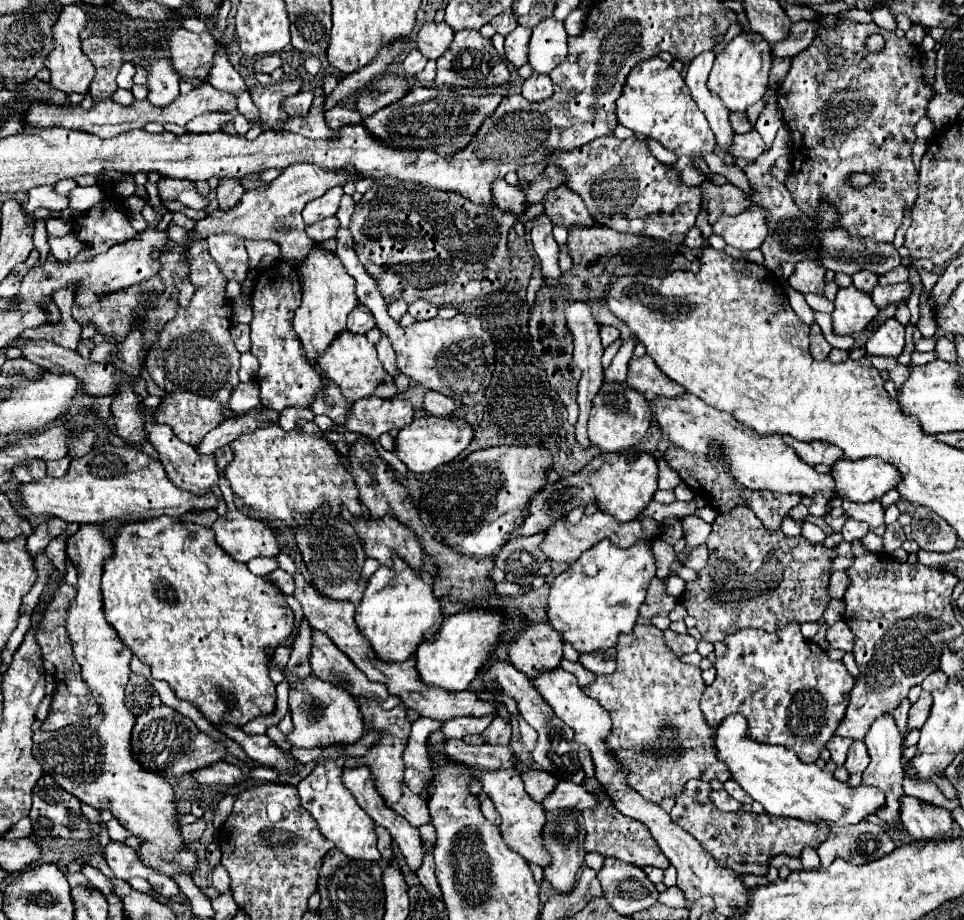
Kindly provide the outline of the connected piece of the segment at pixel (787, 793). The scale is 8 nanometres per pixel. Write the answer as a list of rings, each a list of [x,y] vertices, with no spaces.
[[[729,716],[717,728],[715,748],[719,760],[723,760],[733,772],[735,782],[755,800],[759,802],[767,814],[773,816],[792,817],[807,822],[823,820],[835,822],[837,826],[859,824],[865,816],[877,814],[879,808],[885,806],[885,796],[879,788],[859,784],[857,788],[849,786],[849,782],[839,782],[831,772],[823,772],[815,764],[805,764],[797,758],[793,750],[769,744],[757,744],[755,740],[745,736],[747,724],[743,716]]]

